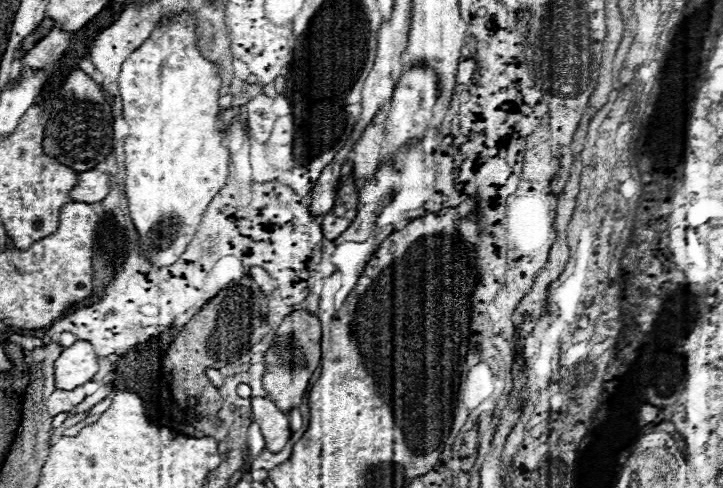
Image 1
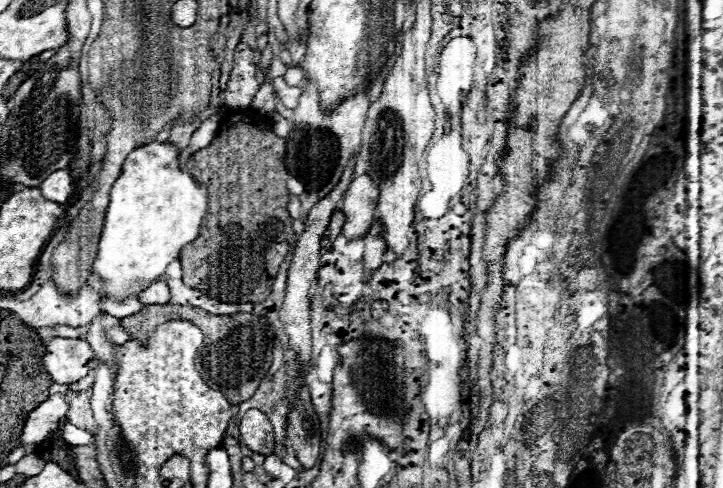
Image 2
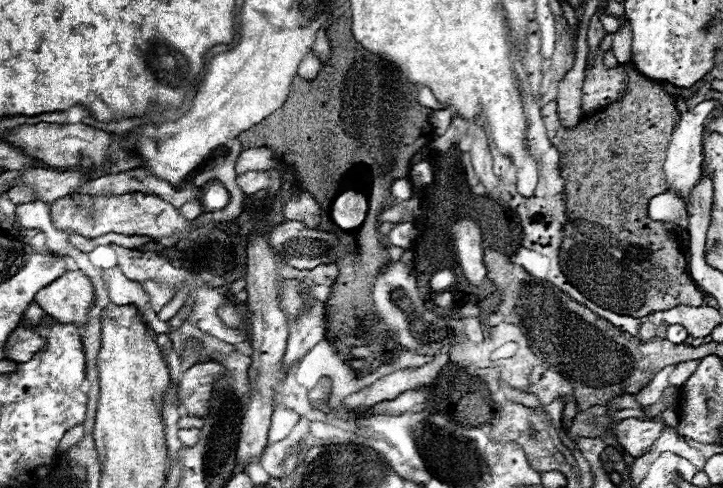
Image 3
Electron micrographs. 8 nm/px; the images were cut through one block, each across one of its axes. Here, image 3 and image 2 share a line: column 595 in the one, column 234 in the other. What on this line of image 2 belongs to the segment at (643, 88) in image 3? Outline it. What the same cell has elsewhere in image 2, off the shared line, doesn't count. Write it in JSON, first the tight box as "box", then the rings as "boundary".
{"box":[180,110,296,304],"boundary":[[[244,110],[228,114],[210,146],[188,158],[188,172],[208,188],[208,214],[200,224],[200,236],[180,252],[184,284],[234,304],[262,302],[270,294],[278,266],[296,242],[286,208],[284,152],[286,140],[272,132],[270,120],[256,110]]]}

